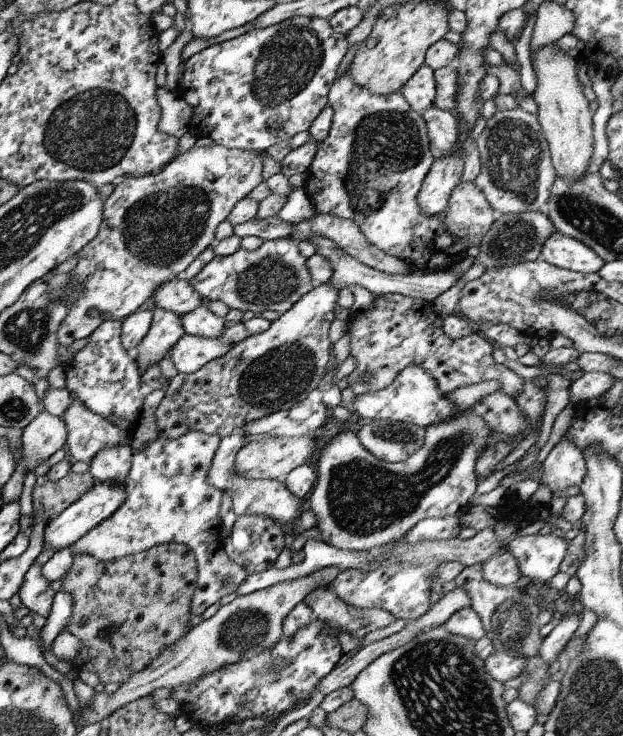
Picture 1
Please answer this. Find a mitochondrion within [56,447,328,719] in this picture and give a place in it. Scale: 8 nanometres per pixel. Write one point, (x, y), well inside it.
(281, 671)

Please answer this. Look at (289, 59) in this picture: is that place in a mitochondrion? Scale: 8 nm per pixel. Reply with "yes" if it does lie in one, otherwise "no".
yes

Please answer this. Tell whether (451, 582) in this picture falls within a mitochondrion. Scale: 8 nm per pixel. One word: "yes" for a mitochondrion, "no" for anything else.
no

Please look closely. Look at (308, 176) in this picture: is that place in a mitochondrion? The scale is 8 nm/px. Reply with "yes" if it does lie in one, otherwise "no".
no

